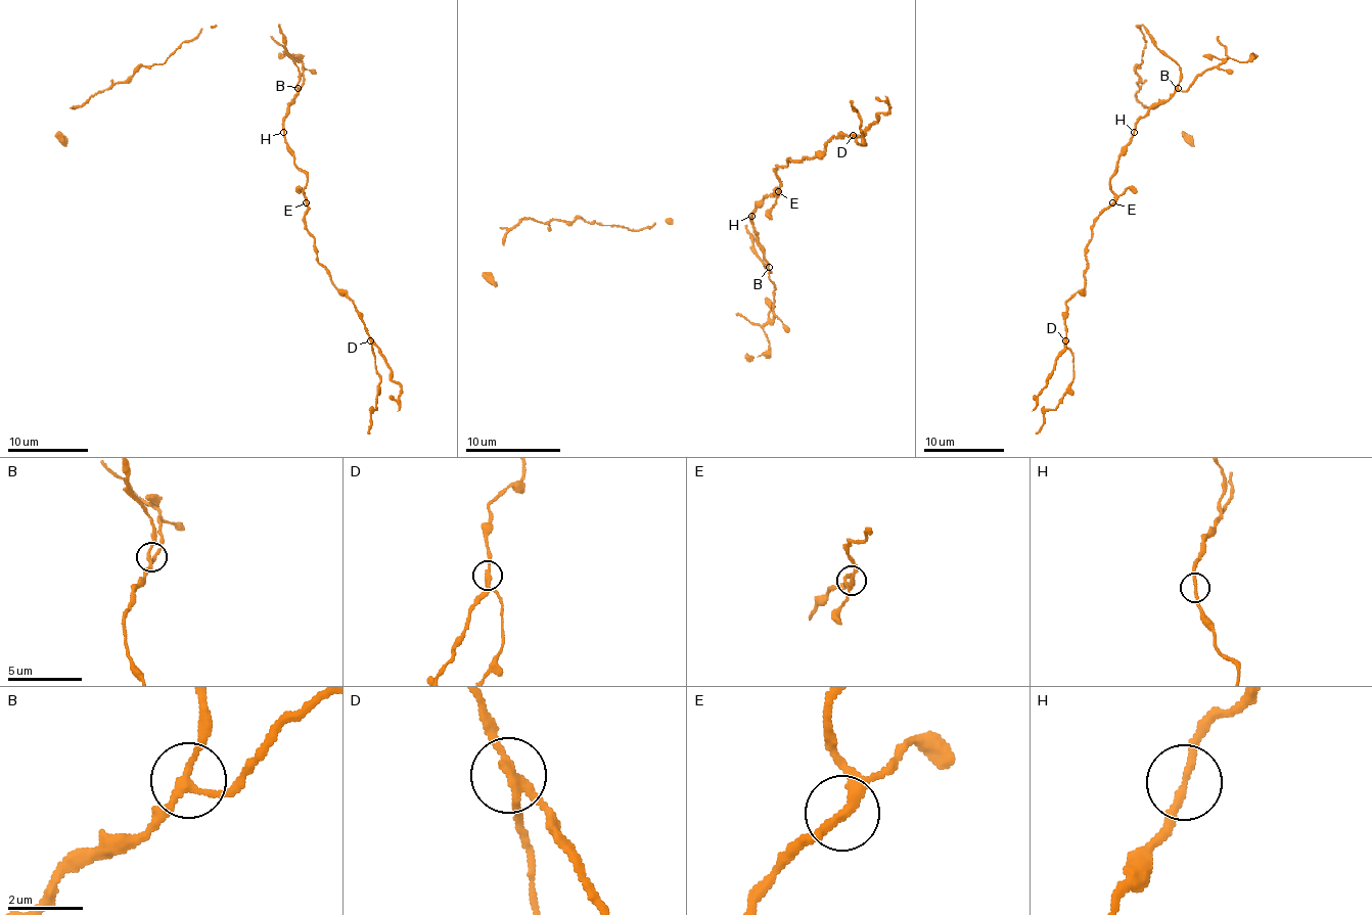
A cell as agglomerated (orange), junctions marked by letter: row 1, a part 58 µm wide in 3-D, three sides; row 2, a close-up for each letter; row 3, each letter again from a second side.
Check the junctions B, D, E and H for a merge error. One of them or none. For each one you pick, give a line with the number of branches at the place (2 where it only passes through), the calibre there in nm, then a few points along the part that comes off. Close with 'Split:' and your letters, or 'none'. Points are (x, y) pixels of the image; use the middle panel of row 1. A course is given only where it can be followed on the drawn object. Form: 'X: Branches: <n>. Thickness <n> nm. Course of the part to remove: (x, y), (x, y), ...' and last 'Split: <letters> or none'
D: Branches: 3. Thickness 200 nm. Course of the part to remove: (854, 134), (859, 144), (866, 144), (861, 132), (861, 116), (849, 101)
Split: D

